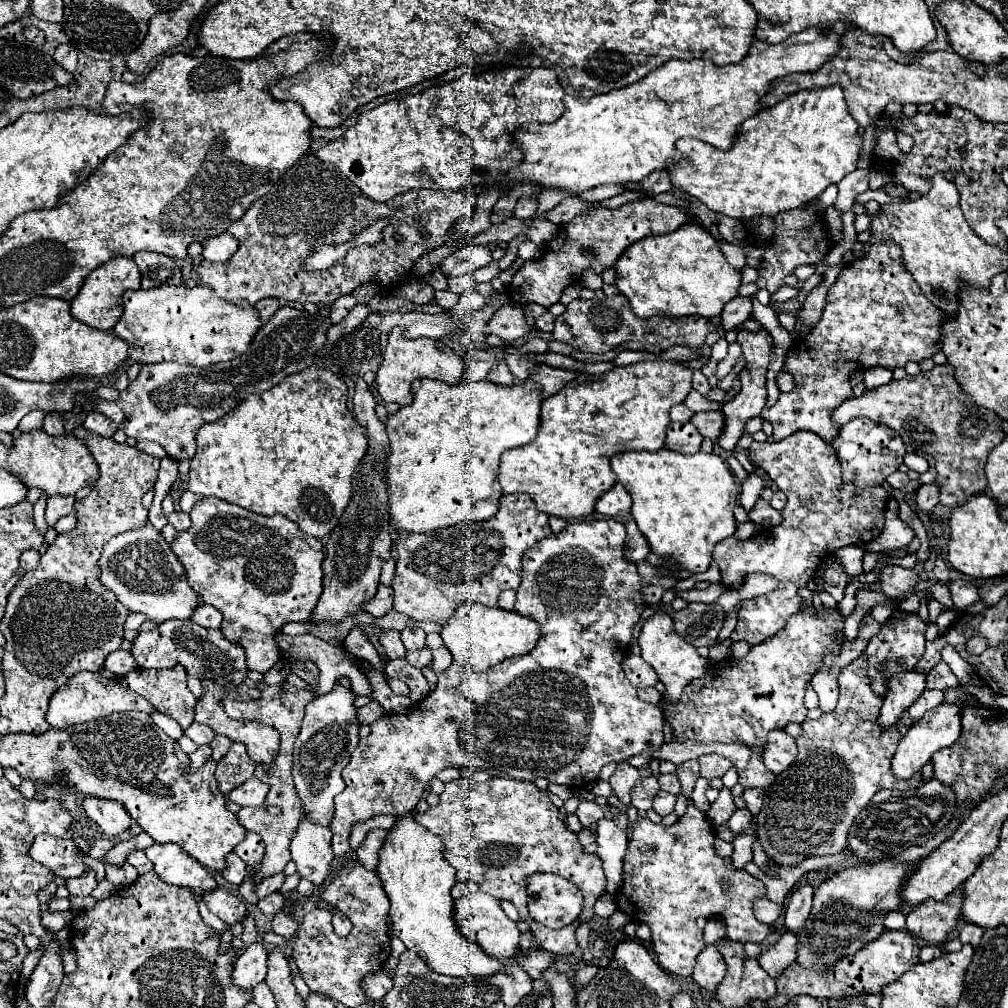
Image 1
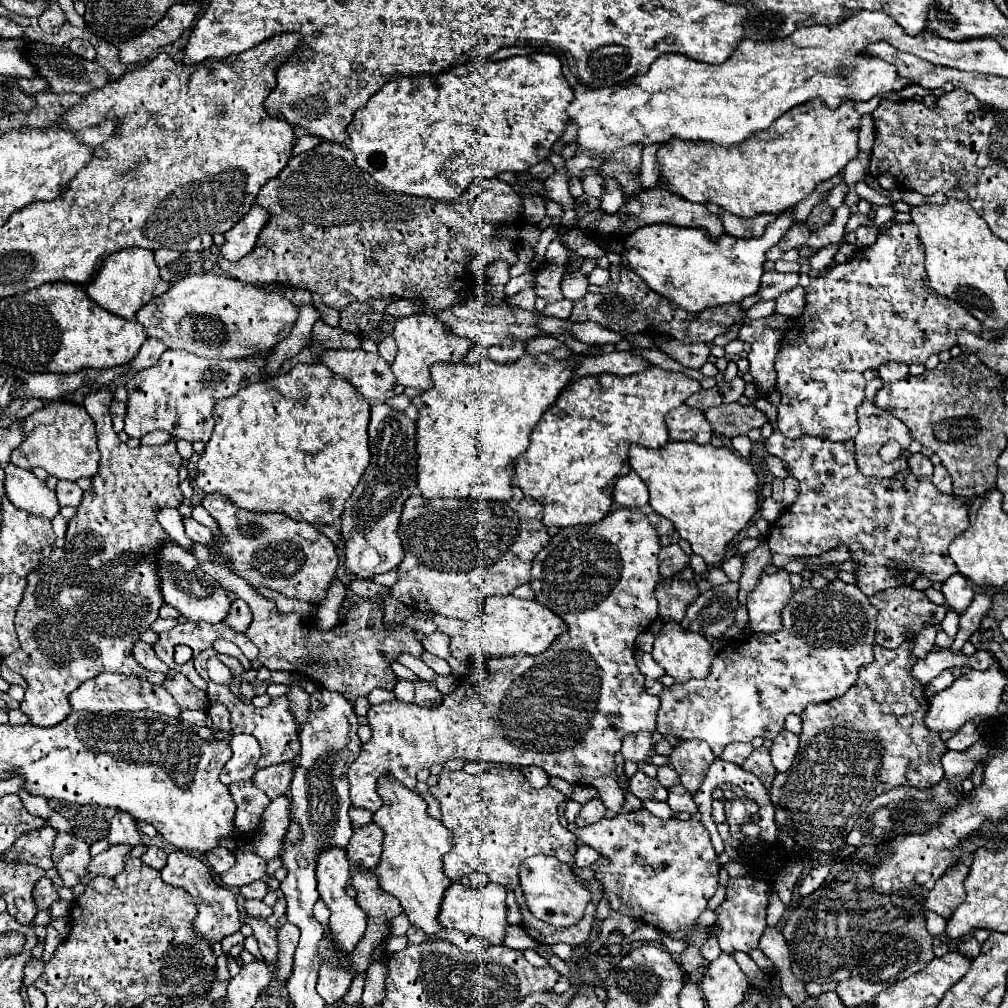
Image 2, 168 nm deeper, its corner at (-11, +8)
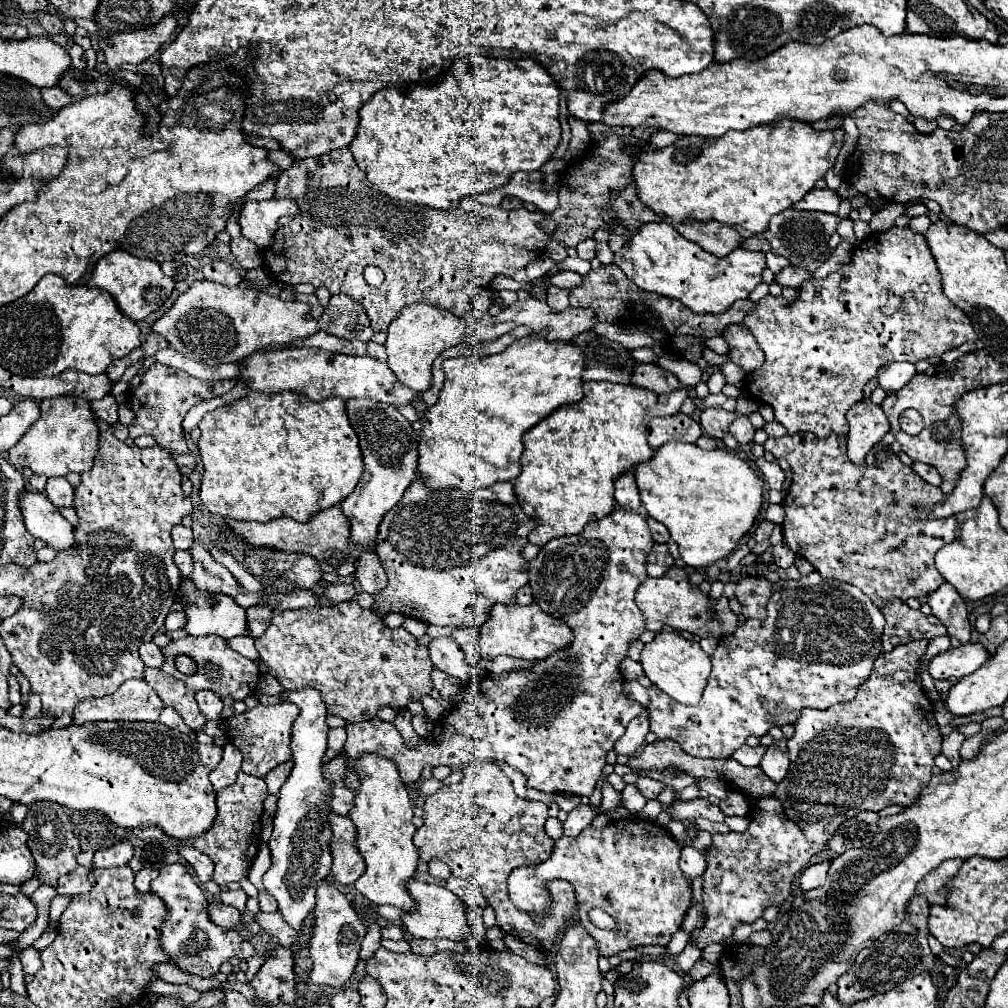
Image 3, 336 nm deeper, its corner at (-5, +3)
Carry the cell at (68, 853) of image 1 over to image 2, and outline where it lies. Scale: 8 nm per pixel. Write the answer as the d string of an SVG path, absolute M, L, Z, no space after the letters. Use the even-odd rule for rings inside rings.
M40 828L26 836L20 836L16 844L4 854L6 860L20 860L28 864L36 864L44 870L52 870L56 864L52 862L52 842L56 840L54 828Z

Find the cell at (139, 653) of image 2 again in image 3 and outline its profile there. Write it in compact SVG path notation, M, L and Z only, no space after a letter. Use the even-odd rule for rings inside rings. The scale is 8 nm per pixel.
M152 641L140 645L140 657L148 667L162 667L162 649Z

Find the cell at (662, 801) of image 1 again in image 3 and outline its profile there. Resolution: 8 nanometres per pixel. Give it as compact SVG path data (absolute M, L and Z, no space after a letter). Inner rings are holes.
M692 799L692 801L686 801L686 803L676 801L676 803L672 803L672 807L674 807L674 815L680 821L694 821L698 817L704 817L704 819L710 819L710 821L724 821L720 807L712 805L706 799Z

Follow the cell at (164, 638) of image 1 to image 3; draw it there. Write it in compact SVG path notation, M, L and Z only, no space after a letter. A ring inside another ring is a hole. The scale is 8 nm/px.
M188 635L188 637L184 637L184 639L170 641L162 651L164 651L164 657L166 657L166 661L164 661L164 665L162 665L162 671L166 671L168 675L172 675L172 677L184 681L186 687L192 689L192 691L214 689L214 691L220 695L220 699L232 697L234 701L244 701L244 699L246 699L250 693L254 693L256 687L258 687L258 681L260 681L260 671L258 671L258 667L256 667L250 659L246 659L246 657L242 657L240 653L232 651L222 637L216 637L216 635L192 637L192 635ZM180 653L186 653L186 655L190 655L190 657L196 661L196 665L198 665L196 675L182 675L182 673L174 667L174 659L176 659L176 655L180 655ZM206 667L216 667L216 669L220 671L220 679L210 679L210 677L206 675Z

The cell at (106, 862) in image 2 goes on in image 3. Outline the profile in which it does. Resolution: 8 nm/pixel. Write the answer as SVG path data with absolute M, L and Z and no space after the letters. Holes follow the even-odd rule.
M78 865L74 871L62 875L56 883L56 893L58 895L80 895L80 893L88 893L90 891L90 883L88 883L88 867Z

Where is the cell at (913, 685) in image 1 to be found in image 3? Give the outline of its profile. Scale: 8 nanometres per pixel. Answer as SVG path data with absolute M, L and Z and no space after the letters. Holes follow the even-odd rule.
M966 643L960 647L950 647L948 651L936 655L930 661L928 671L934 679L940 679L940 681L946 681L950 677L962 679L974 673L978 667L982 667L988 661L988 657L990 653L982 645Z

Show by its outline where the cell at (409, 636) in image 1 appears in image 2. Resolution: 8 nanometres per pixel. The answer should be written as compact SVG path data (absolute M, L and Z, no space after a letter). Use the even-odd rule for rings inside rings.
M434 632L434 634L430 634L430 636L426 636L426 638L422 640L422 646L424 646L424 650L428 650L428 652L440 656L440 658L448 658L448 656L450 656L448 640L450 640L450 638L448 638L446 634Z

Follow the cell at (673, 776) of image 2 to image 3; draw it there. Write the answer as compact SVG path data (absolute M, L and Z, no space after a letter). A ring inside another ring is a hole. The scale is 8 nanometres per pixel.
M640 777L640 779L636 781L636 787L638 787L638 791L640 791L646 799L656 799L658 793L664 789L664 785L662 785L660 781L650 779L650 777Z

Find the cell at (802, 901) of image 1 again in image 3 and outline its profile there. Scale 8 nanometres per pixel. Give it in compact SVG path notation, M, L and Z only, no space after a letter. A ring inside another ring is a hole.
M820 861L820 863L810 865L808 869L804 869L802 875L800 875L800 887L802 887L804 891L822 887L822 883L826 883L828 867L830 867L830 861Z

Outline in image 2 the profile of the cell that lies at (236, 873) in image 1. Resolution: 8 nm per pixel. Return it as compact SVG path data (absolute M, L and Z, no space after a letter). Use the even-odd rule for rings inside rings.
M216 848L216 850L208 852L206 858L208 858L210 866L214 868L214 872L218 872L218 874L228 872L236 864L236 854L232 850L224 850L224 848Z

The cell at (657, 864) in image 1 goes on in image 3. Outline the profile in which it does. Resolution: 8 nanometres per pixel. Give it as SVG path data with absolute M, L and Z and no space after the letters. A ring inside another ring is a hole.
M616 819L610 821L604 829L586 827L576 839L564 839L568 841L568 849L574 847L574 859L566 857L566 861L556 863L556 879L566 879L576 889L578 899L578 915L580 923L588 929L588 933L596 939L600 955L612 957L628 949L636 947L648 947L648 945L668 945L672 933L676 933L684 921L686 911L690 909L690 885L684 877L684 873L678 867L682 845L672 839L672 835L656 825L654 821L642 821L642 819ZM600 907L616 921L616 929L598 929L590 919L588 911Z

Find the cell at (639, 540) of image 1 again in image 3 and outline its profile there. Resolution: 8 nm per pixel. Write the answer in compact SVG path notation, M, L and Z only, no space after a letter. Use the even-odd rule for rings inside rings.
M648 517L648 525L650 525L652 537L654 537L656 543L668 543L668 541L670 541L670 531L668 531L662 523L658 523L658 521L654 521L652 517Z

